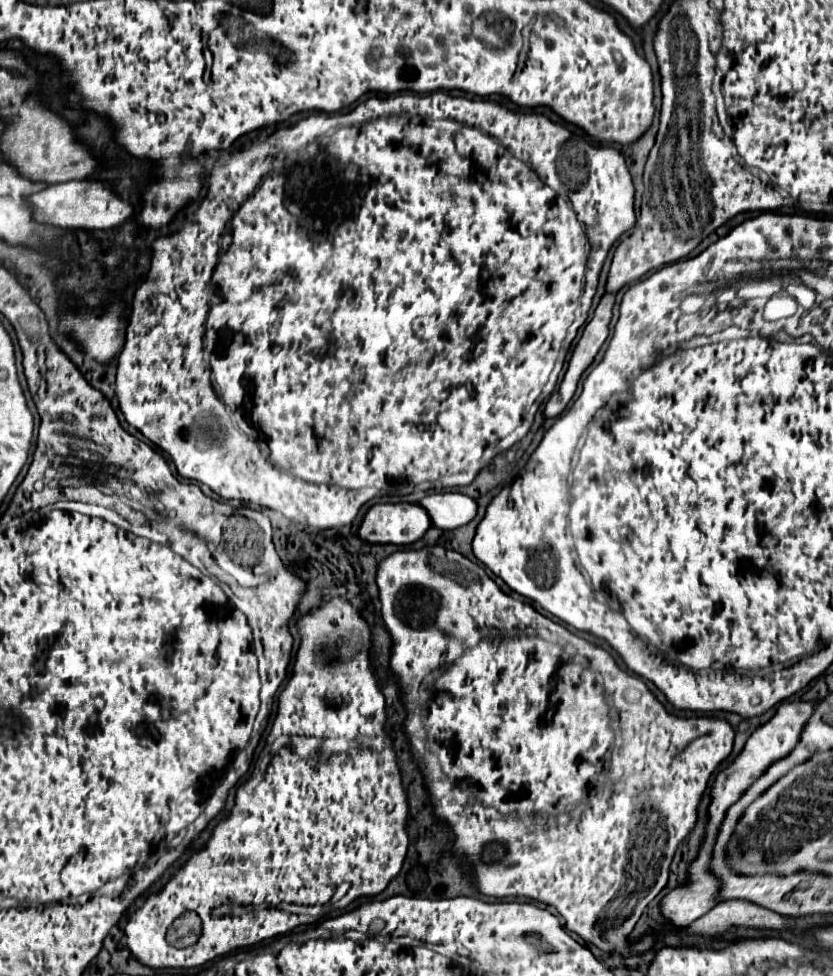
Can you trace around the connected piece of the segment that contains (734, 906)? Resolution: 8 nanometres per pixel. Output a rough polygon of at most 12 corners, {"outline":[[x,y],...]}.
{"outline":[[749,900],[717,904],[687,932],[717,934],[729,926],[785,928],[785,920]]}

